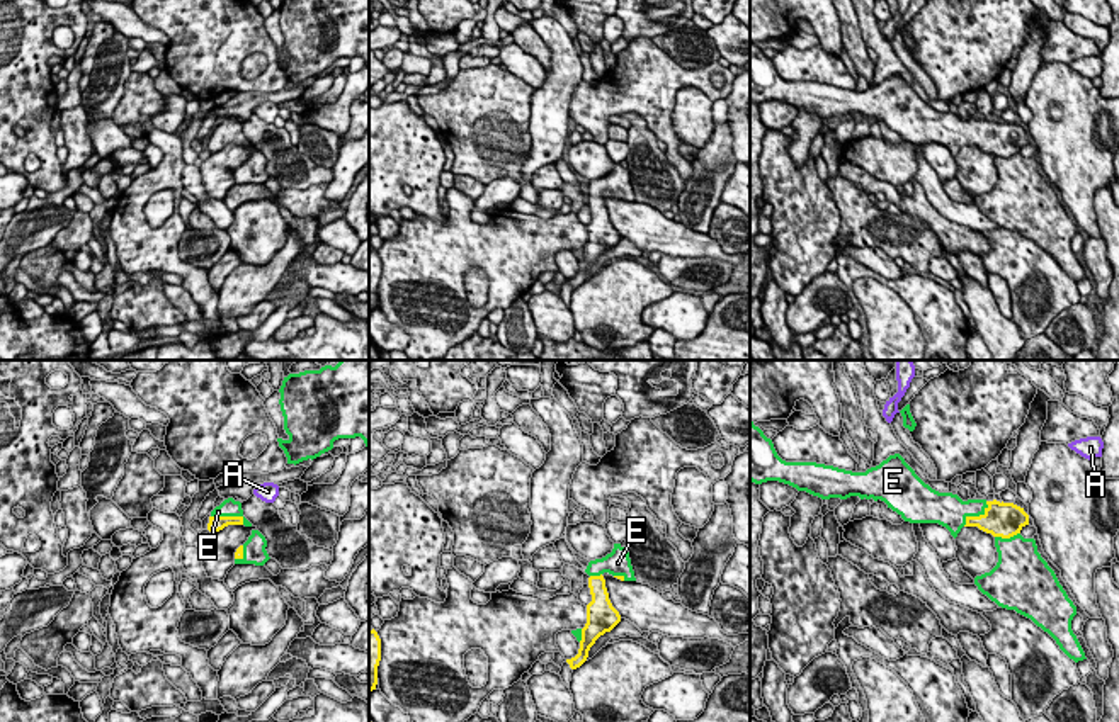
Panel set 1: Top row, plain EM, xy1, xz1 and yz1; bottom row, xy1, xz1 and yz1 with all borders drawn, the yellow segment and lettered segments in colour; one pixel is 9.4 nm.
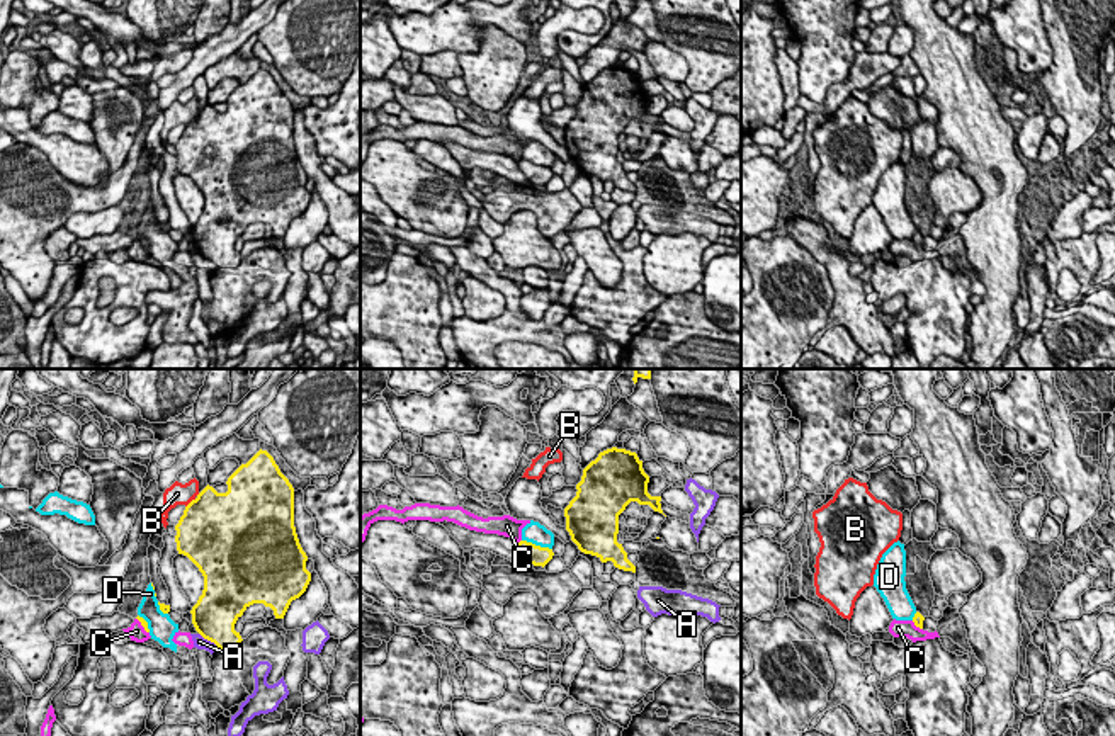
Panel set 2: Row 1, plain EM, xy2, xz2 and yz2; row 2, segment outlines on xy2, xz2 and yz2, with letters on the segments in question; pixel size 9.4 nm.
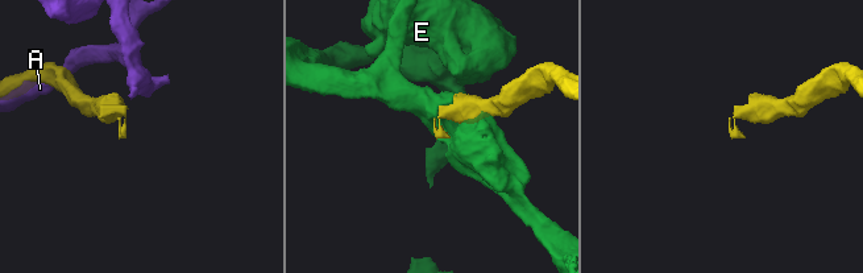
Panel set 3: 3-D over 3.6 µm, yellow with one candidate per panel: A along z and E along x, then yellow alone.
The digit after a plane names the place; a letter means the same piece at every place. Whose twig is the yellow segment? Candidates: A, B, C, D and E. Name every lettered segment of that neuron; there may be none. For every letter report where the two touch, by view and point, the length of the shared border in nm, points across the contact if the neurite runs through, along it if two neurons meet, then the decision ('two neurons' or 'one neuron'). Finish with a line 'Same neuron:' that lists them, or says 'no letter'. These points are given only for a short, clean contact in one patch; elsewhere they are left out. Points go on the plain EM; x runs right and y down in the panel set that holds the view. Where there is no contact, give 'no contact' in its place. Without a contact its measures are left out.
A: meets yellow in xy2 at (209, 259); contact 240 nm long; two neurons
B: meets yellow in xy2 at (191, 121); contact 140 nm long; two neurons
C: meets yellow in xz2 at (520, 160); contact 60 nm long; two neurons
D: meets yellow in xz2 at (537, 165); contact 300 nm long; two neurons
E: meets yellow in yz1 at (976, 136); contact 340 nm long; one neuron
Same neuron: E

